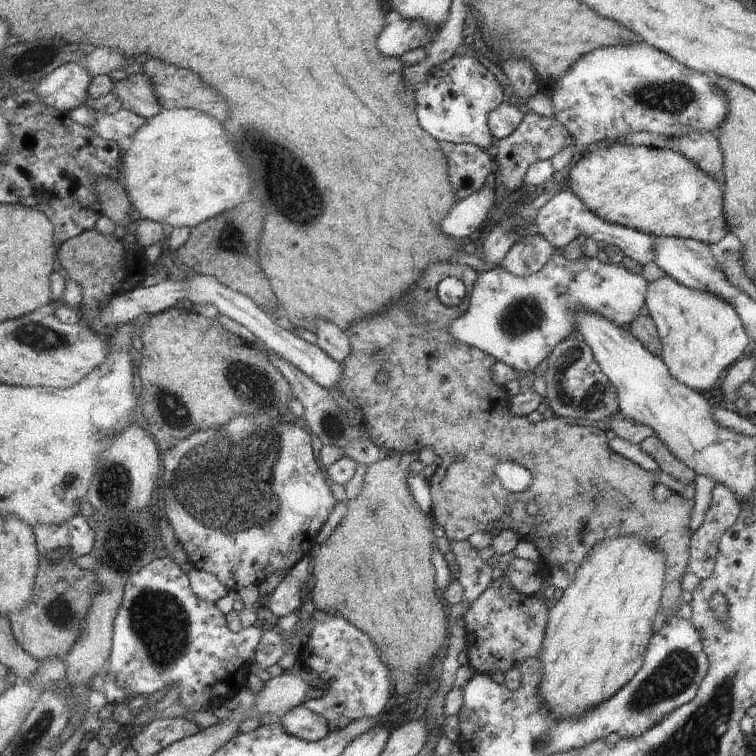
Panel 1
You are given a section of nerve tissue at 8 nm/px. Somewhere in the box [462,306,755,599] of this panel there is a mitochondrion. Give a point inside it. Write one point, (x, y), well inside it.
(596, 498)

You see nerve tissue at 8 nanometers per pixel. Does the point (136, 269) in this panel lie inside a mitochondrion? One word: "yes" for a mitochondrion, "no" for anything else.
no

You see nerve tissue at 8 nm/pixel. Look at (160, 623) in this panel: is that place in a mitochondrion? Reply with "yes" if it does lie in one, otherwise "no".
yes

